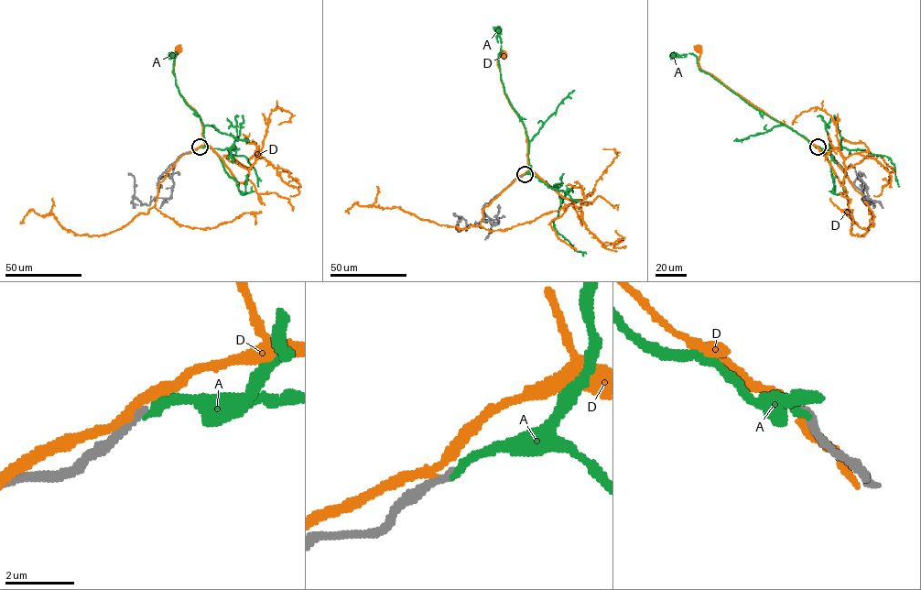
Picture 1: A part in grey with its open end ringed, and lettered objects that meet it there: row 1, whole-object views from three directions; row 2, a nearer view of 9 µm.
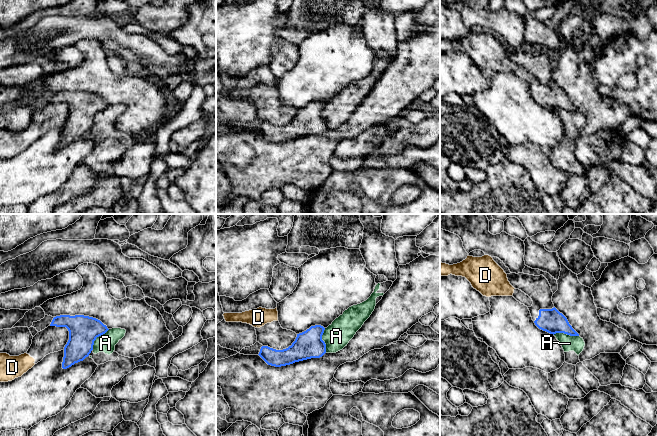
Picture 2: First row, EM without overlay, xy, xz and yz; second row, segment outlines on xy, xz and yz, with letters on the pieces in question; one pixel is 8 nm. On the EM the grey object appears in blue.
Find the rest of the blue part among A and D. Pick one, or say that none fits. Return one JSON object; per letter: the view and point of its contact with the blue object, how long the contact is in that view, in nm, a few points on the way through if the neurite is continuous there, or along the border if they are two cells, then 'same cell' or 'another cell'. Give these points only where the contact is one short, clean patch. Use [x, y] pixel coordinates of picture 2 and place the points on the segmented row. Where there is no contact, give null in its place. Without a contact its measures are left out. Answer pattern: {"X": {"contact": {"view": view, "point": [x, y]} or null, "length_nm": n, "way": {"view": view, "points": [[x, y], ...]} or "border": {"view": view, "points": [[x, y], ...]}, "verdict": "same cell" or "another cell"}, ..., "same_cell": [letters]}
{"A": {"contact": {"view": "yz", "point": [566, 333]}, "length_nm": 200, "verdict": "another cell"}, "D": {"contact": null, "verdict": "another cell"}, "same_cell": []}

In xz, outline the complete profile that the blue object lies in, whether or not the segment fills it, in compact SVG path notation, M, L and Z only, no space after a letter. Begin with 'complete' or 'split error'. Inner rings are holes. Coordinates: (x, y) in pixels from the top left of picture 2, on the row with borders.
complete; M321 325L311 326L306 331L297 334L295 341L286 349L276 350L262 346L259 356L268 364L281 367L295 362L320 358L326 353L326 344L322 340L325 328Z

